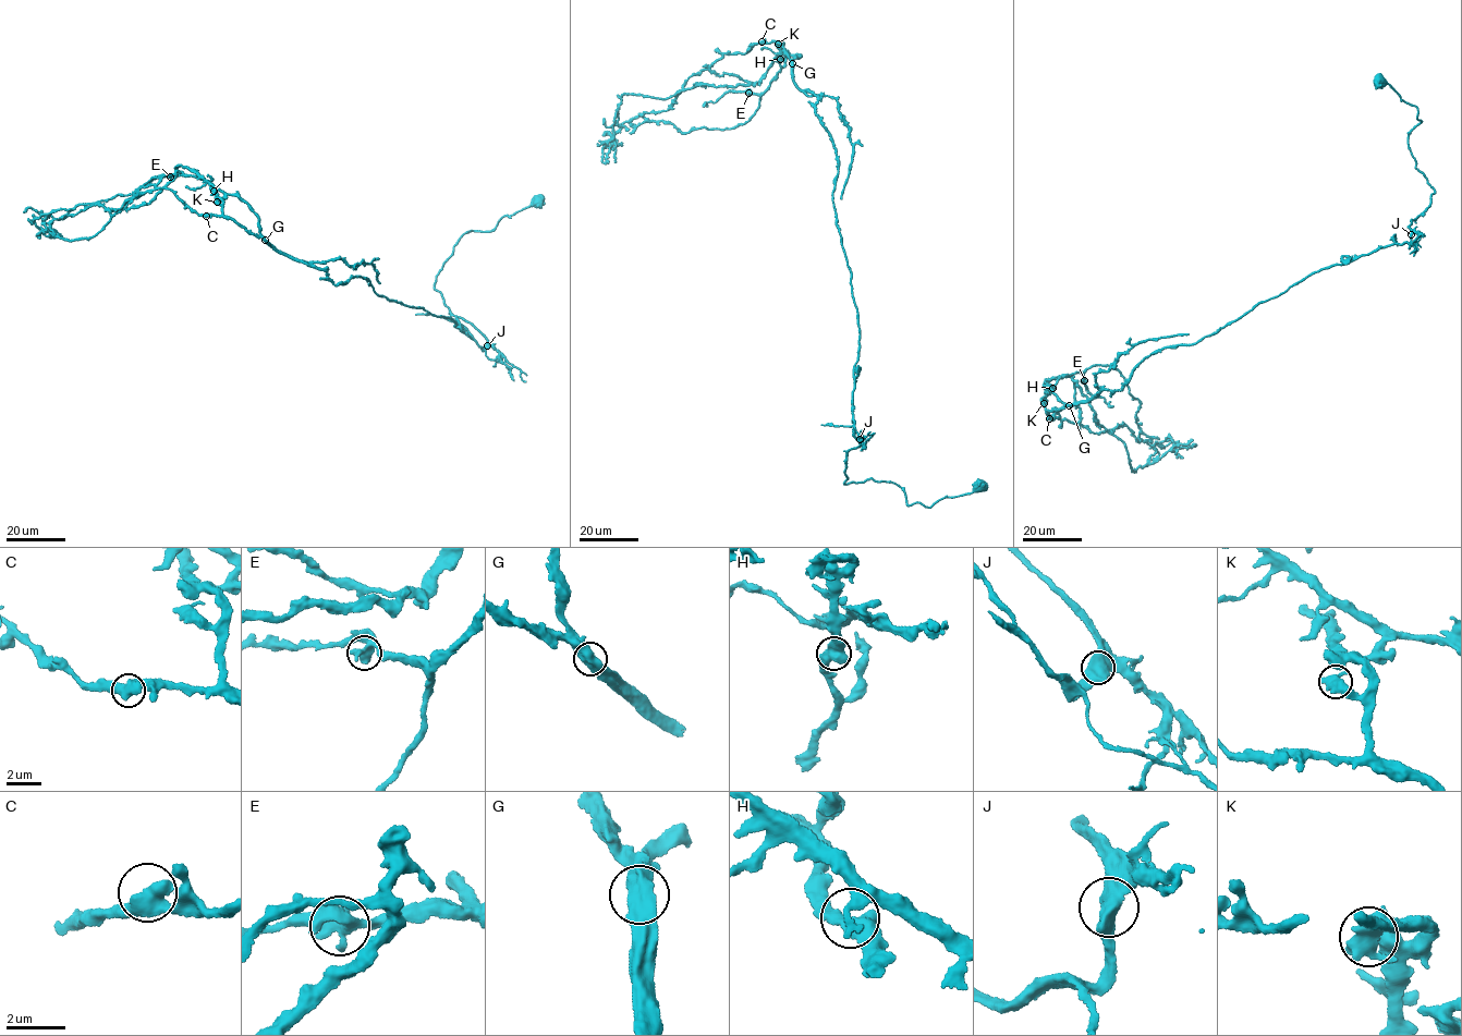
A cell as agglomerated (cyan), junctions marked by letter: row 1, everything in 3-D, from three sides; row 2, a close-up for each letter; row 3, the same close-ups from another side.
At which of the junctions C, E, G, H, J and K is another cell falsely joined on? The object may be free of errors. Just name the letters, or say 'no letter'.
G

